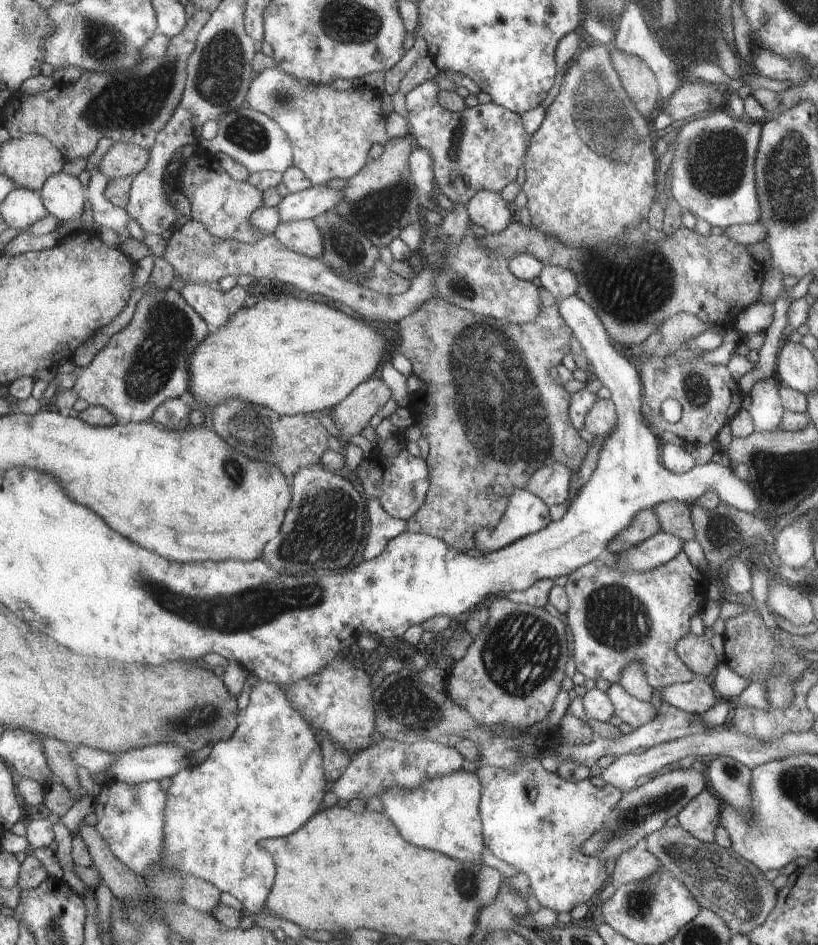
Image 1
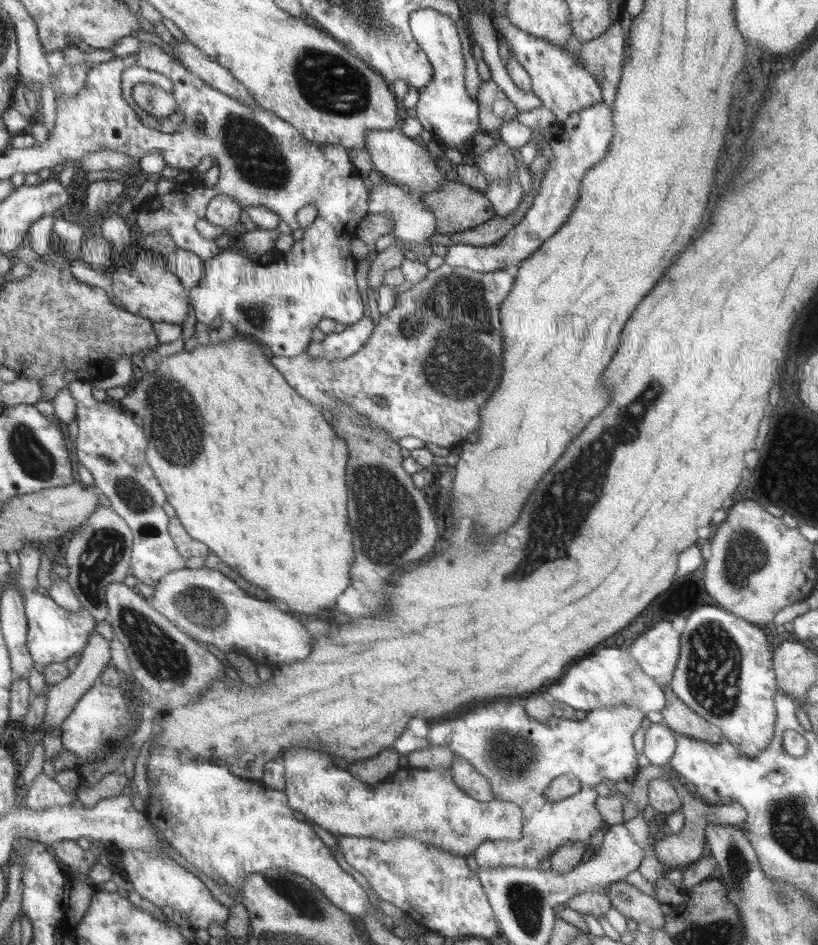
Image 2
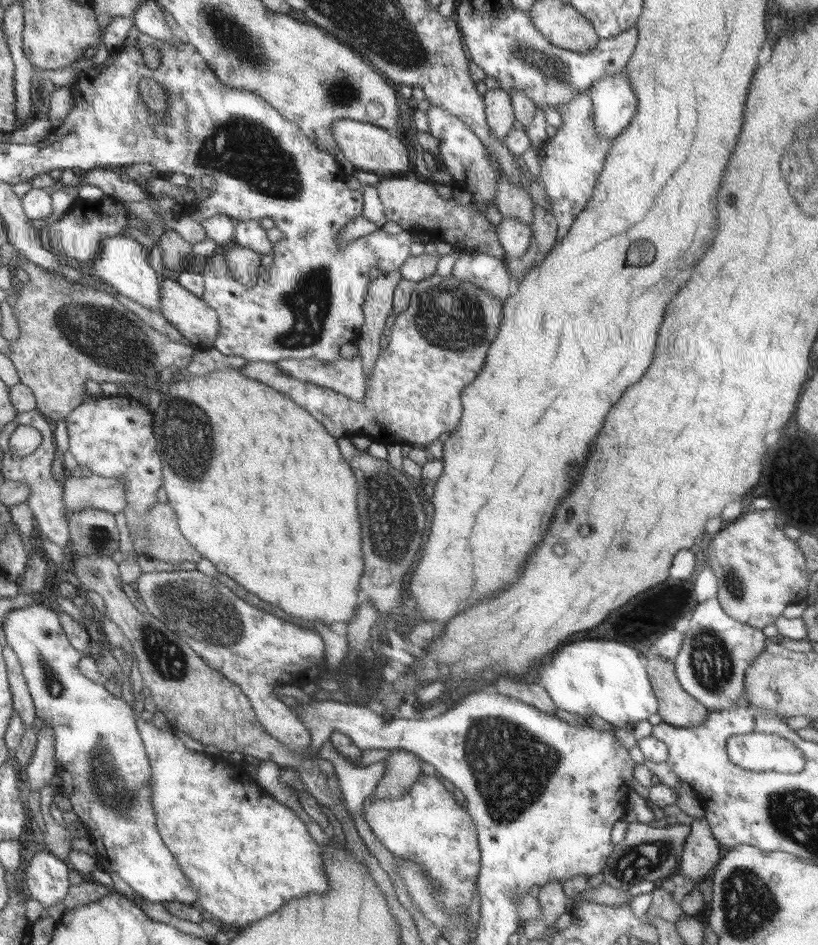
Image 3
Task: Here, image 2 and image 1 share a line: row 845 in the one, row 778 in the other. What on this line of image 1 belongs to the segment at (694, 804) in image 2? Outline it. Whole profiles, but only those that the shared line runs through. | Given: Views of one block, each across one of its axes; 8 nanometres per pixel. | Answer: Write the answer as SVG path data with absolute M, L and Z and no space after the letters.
M692 768L687 770L672 770L662 776L656 776L650 782L626 792L621 800L612 808L606 818L605 826L600 832L590 836L582 844L582 852L594 858L600 858L607 863L613 863L621 855L644 837L663 828L669 818L677 816L678 812L703 789L702 774Z

